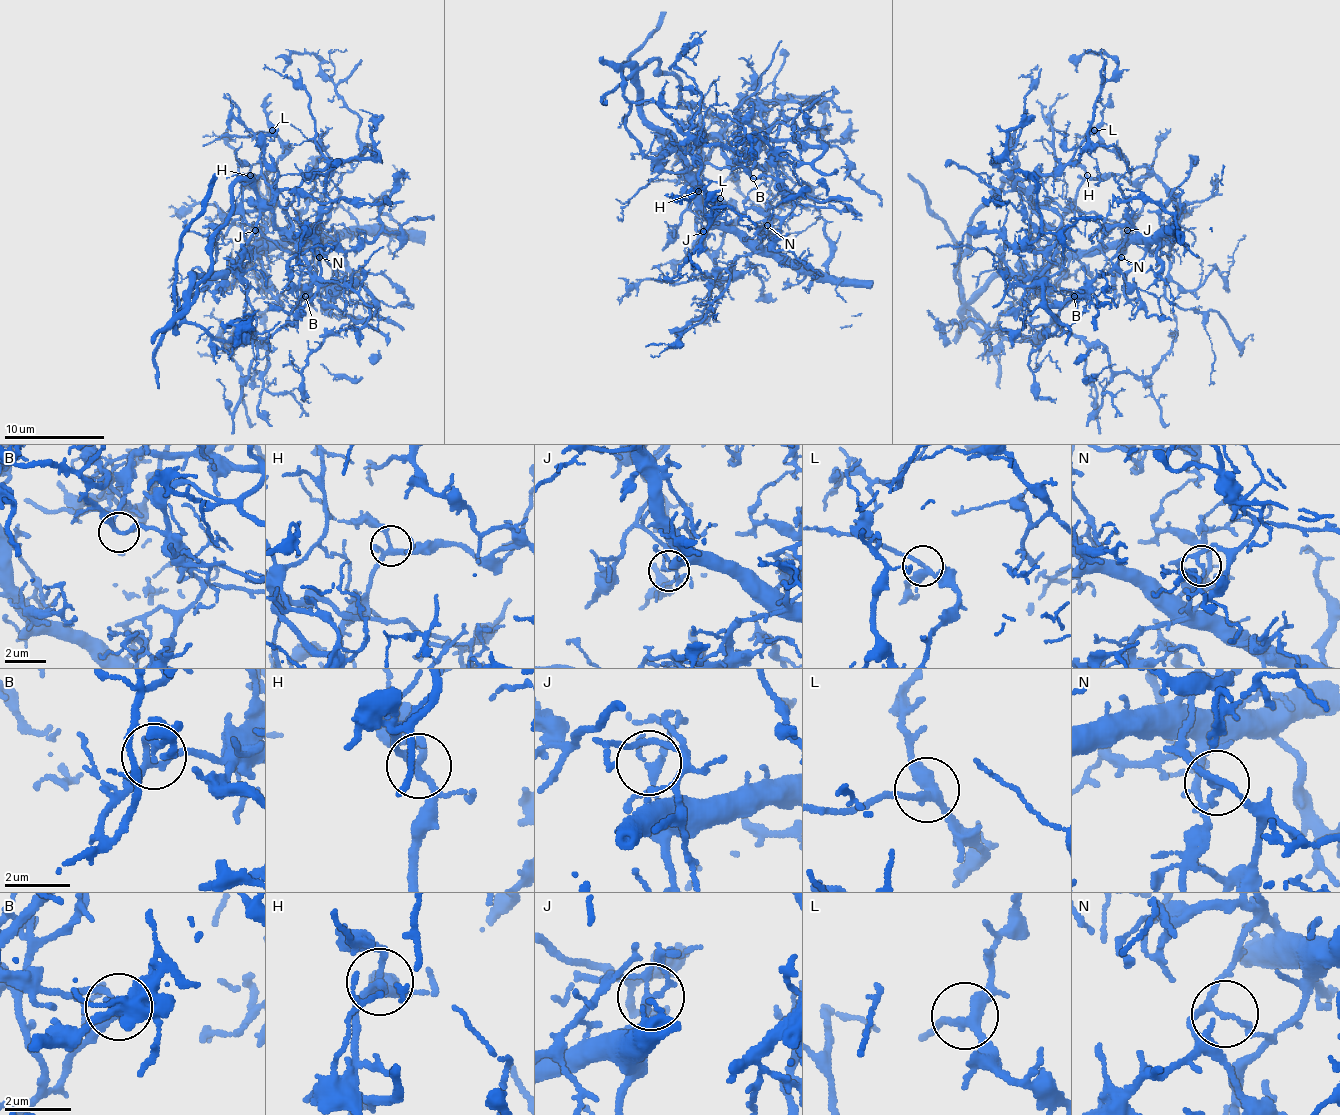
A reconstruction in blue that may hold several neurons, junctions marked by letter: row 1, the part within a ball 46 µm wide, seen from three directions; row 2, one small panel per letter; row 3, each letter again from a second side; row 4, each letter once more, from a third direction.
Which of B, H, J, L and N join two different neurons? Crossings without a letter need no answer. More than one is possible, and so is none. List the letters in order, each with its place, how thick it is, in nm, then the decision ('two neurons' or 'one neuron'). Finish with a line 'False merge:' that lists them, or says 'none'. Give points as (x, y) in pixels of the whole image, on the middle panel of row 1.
B: place (753, 178); calibre 200 nm; one neuron
H: place (698, 191); calibre 220 nm; one neuron
J: place (703, 231); calibre 180 nm; two neurons
L: place (720, 198); calibre 240 nm; one neuron
N: place (767, 225); calibre 150 nm; two neurons
False merge: J, N

